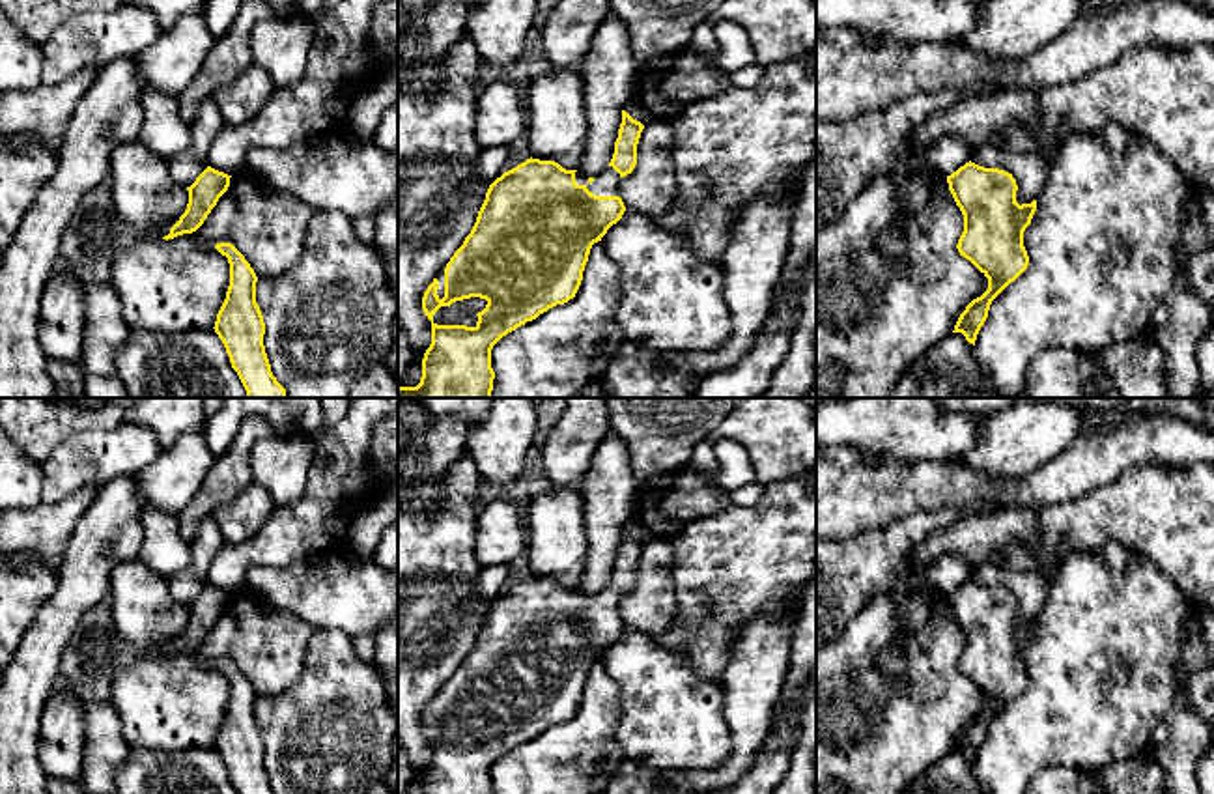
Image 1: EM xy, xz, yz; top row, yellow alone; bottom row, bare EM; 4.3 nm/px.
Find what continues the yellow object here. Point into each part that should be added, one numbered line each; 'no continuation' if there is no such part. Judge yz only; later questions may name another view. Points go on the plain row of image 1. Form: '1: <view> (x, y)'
no continuation

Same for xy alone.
no continuation

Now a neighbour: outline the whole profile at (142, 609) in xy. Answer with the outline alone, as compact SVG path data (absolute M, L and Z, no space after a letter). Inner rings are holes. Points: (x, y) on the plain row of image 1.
M140 557L112 570L108 594L116 631L129 643L142 646L148 654L162 658L187 628L187 605L170 594L166 579L153 572Z

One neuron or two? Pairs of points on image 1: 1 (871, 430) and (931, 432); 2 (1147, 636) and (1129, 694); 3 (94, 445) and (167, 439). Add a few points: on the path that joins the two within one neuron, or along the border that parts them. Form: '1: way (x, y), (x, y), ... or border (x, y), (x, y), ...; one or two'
1: way (886, 428), (916, 428); one
2: way (1138, 651), (1134, 679); one
3: border (126, 419), (144, 425), (154, 434), (161, 451); two

